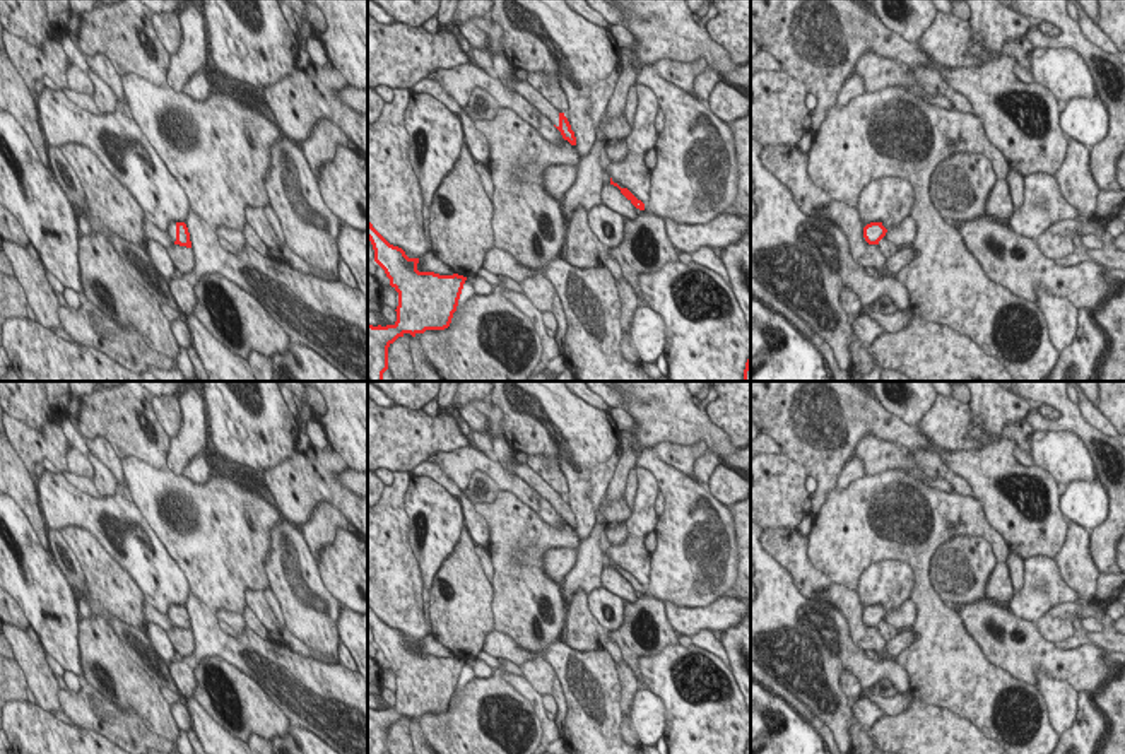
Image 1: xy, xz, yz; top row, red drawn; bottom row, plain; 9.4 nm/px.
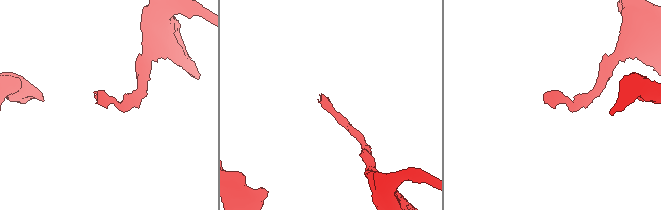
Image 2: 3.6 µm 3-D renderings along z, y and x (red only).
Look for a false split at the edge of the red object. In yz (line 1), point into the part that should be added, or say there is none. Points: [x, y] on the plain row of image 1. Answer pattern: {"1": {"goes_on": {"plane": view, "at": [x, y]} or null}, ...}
{"1": {"goes_on": null}}

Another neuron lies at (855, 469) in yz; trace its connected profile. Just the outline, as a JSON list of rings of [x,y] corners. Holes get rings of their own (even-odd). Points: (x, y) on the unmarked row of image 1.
[[[853,457],[843,467],[836,489],[846,489],[850,482],[862,479],[863,475],[867,475],[865,463],[860,458]]]

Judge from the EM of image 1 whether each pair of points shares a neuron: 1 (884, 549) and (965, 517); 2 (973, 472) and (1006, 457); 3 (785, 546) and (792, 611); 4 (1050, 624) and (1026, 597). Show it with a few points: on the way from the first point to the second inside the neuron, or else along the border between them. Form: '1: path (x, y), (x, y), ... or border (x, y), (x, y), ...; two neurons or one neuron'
1: path (905, 551), (924, 551), (941, 534), (944, 525); one neuron
2: path (980, 464), (987, 457), (997, 457); one neuron
3: border (768, 553), (807, 599); two neurons
4: border (1048, 612), (1035, 621); two neurons

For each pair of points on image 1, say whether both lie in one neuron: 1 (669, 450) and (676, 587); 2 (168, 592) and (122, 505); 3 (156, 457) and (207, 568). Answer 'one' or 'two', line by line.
1: two
2: one
3: two

